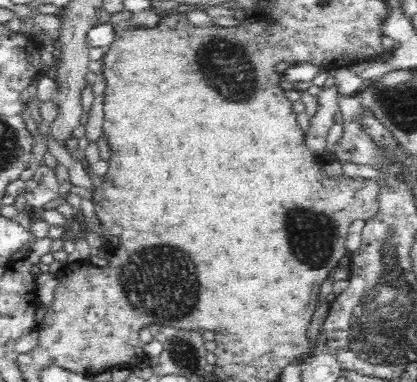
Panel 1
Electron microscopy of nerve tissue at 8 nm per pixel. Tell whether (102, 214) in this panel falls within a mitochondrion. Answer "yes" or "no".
no

